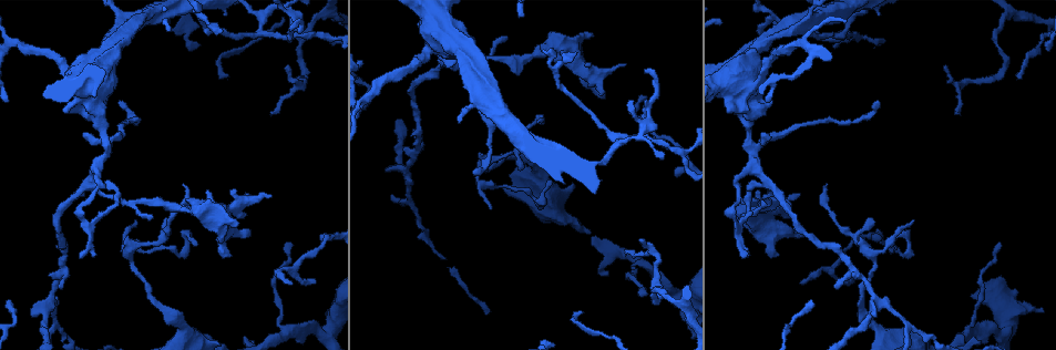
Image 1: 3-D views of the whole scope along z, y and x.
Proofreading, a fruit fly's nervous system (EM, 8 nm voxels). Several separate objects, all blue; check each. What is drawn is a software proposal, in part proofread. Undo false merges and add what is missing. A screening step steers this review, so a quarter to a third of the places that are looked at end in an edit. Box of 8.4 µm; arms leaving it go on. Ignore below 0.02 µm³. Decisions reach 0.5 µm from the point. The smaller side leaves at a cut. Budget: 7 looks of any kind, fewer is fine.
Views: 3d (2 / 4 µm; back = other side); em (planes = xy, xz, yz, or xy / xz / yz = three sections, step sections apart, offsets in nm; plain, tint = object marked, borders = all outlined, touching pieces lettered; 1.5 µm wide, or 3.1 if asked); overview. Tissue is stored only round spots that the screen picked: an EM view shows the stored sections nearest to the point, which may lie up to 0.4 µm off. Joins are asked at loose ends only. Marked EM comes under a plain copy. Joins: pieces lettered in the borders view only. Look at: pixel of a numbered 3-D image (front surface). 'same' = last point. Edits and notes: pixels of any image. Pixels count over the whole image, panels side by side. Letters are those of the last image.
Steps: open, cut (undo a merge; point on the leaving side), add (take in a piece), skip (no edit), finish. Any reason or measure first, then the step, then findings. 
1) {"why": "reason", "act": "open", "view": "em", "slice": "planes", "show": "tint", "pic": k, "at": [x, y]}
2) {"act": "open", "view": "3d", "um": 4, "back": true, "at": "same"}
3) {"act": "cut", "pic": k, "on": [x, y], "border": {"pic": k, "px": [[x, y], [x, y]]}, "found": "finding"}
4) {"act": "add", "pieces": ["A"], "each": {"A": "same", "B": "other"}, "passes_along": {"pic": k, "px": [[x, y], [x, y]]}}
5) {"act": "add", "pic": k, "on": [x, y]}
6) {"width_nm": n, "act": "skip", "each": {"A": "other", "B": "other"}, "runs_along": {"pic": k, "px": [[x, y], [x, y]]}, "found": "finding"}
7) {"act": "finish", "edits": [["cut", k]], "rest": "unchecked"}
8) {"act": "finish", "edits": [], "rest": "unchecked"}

{"why": "free end", "act": "open", "view": "em", "slice": "planes", "show": "tint", "pic": 1, "at": [626, 64]}

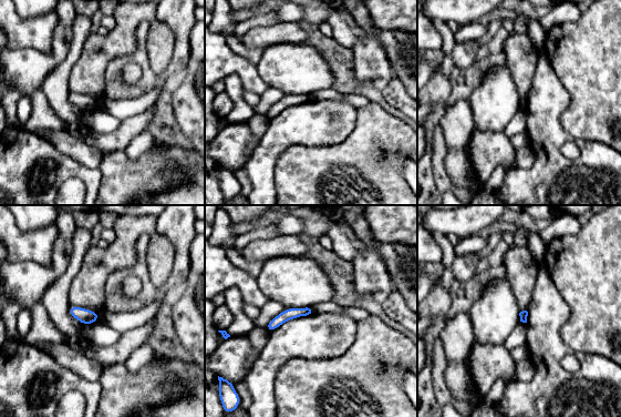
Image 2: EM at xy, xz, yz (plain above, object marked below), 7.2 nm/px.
{"act": "open", "view": "em", "slice": "planes", "show": "borders", "at": "same"}

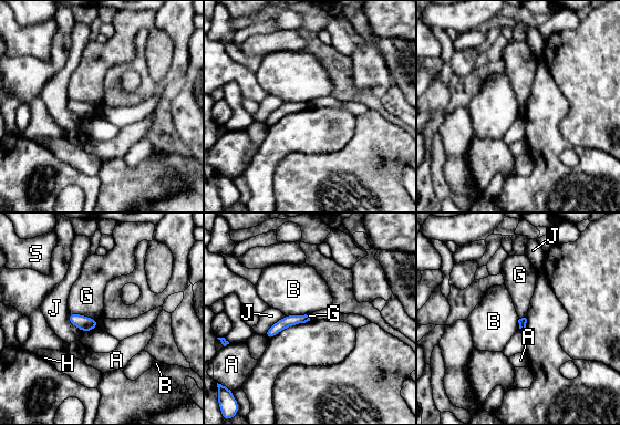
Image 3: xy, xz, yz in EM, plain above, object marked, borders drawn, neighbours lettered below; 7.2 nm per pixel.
{"longest_contact_nm": ["G", 220], "act": "skip", "each": {"A": "other", "B": "other", "G": "other", "H": "other", "J": "other", "S": "other"}, "found": "none of them fits"}

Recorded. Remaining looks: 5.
{"why": "thin end", "act": "open", "view": "em", "slice": "xy", "step": 8, "show": "borders", "pic": 1, "at": [195, 245]}

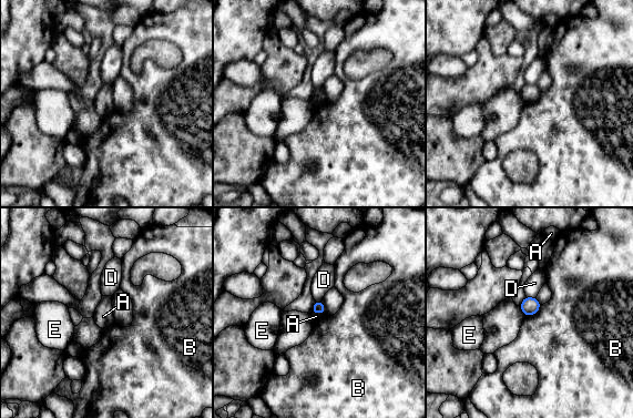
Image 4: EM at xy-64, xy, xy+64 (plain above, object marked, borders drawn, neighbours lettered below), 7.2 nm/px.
{"why": "cut it another way", "act": "open", "view": "em", "slice": "planes", "show": "borders", "at": "same"}

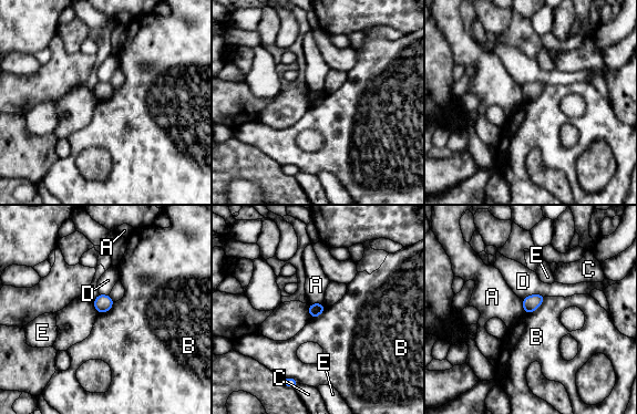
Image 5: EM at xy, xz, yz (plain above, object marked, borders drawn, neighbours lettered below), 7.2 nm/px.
{"longest_contact_nm": ["B", 220], "act": "skip", "each": {"A": "other", "B": "other", "C": "other", "D": "other", "E": "other"}, "border": {"pic": 5, "px": [[546, 297], [535, 310], [524, 314]]}, "found": "no lettered piece goes on from it"}

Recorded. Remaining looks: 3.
{"why": "tapers out", "act": "open", "view": "3d", "um": 2, "pic": 1, "at": [273, 111]}

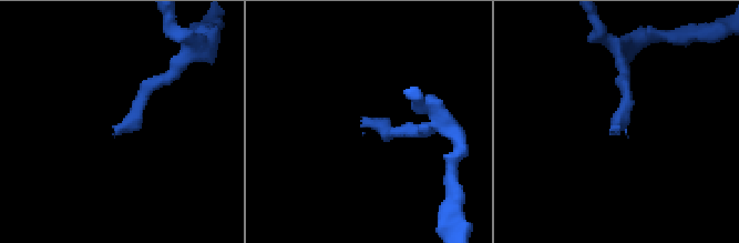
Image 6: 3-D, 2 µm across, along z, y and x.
{"why": "shape alone is not enough", "act": "open", "view": "em", "slice": "xy", "step": 4, "show": "borders", "pic": 6, "at": [615, 128]}

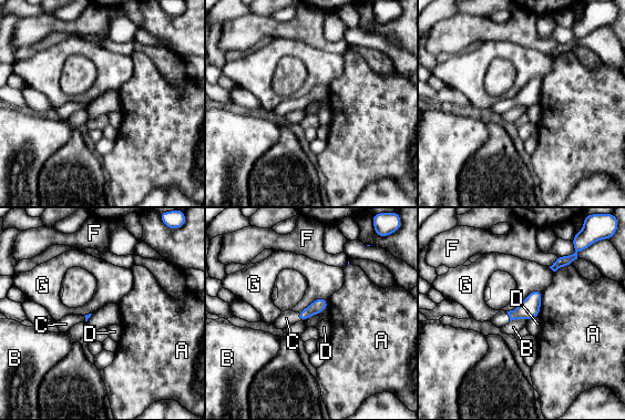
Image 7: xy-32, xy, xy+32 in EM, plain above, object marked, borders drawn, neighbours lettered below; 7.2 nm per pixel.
{"act": "add", "pieces": ["C"], "each": {"A": "other", "B": "other", "C": "same", "D": "other", "F": "other", "G": "other"}, "passes_along": {"pic": 7, "px": [[530, 307], [509, 316], [501, 318]]}, "found": "it goes on there"}

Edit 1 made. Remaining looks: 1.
{"act": "finish", "edits": [["add", 7]], "rest": "unchecked"}

